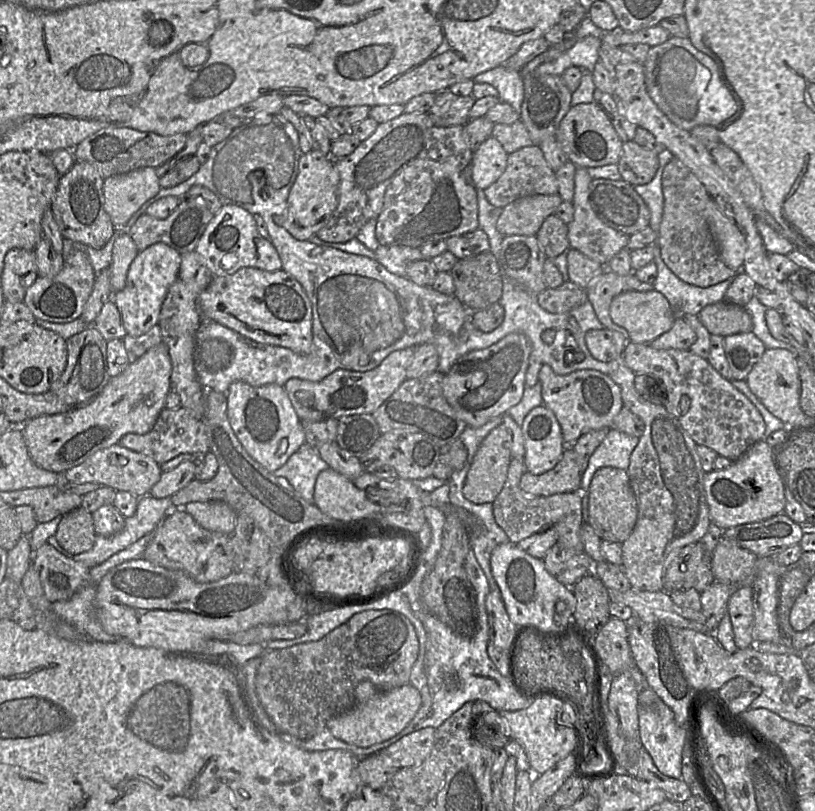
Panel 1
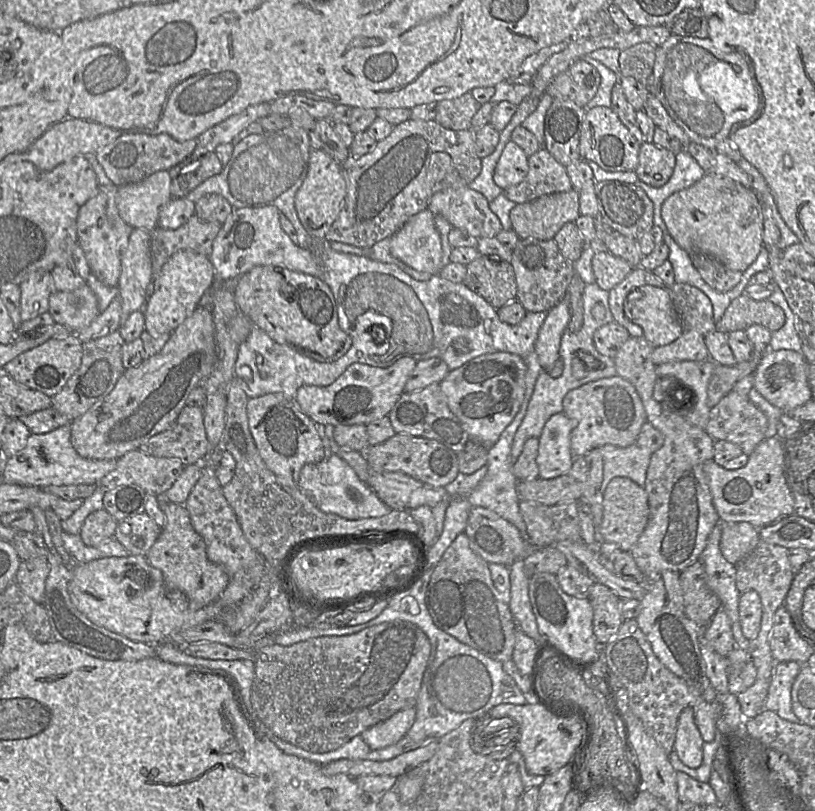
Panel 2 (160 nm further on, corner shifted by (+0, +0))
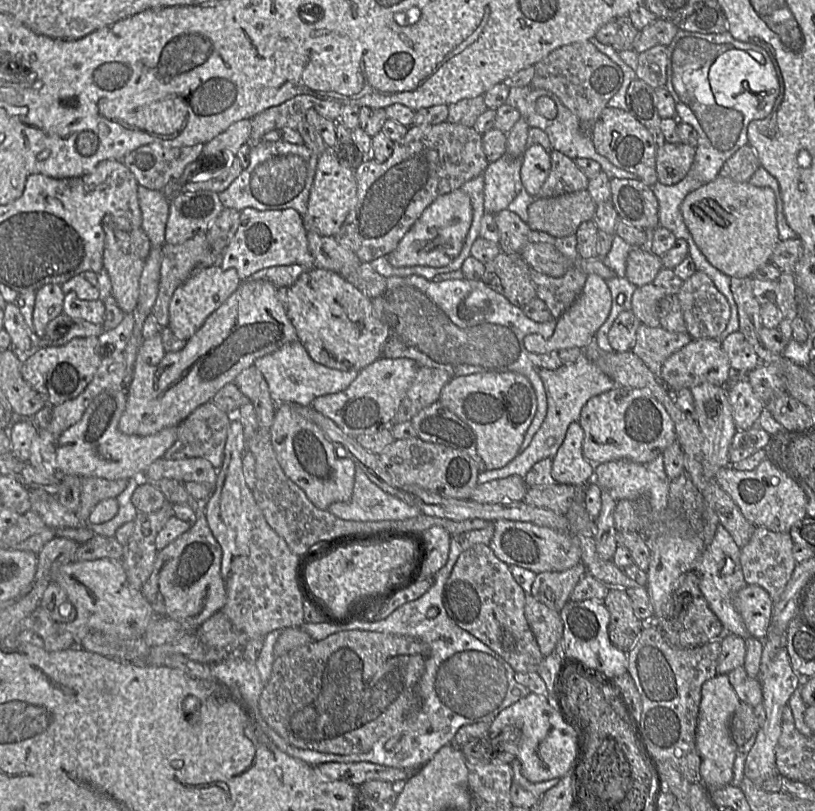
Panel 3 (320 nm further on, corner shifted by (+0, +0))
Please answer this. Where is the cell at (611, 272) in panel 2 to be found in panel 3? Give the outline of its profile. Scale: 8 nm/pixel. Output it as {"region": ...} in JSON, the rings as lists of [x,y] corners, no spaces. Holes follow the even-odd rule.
{"region":[[[633,248],[627,257],[624,277],[639,287],[651,283],[662,268],[661,257],[648,249]]]}

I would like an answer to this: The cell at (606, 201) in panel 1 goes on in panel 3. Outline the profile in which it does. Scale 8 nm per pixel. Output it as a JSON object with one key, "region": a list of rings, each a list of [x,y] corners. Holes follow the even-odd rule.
{"region":[[[613,178],[610,189],[610,202],[620,221],[644,231],[659,226],[659,203],[650,186],[641,180]]]}

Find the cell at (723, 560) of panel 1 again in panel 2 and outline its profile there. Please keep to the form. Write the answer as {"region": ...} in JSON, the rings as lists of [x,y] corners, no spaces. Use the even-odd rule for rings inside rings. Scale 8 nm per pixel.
{"region":[[[721,522],[721,525],[721,552],[728,562],[738,565],[759,543],[759,531],[748,522]]]}

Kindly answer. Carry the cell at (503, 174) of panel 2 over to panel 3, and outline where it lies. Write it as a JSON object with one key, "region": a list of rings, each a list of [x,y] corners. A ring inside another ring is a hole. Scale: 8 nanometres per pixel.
{"region":[[[528,145],[522,155],[521,182],[526,192],[537,197],[551,168],[550,153],[539,145]]]}

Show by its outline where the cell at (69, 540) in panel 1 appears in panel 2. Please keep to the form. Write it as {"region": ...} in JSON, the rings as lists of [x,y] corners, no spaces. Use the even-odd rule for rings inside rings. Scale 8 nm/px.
{"region":[[[104,508],[89,514],[83,522],[79,536],[86,546],[97,546],[114,537],[118,521]]]}

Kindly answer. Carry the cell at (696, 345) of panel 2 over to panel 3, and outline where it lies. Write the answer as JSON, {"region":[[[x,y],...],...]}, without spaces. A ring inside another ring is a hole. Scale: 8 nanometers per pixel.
{"region":[[[715,338],[692,339],[687,345],[668,357],[661,368],[661,379],[673,392],[709,382],[717,386],[726,386],[733,377],[733,370],[721,342]]]}

